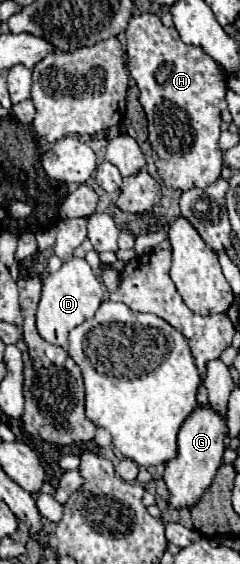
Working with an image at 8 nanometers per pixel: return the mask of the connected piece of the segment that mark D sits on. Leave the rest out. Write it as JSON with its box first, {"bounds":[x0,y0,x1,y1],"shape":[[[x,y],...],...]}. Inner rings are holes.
{"bounds":[37,259,103,347],"shape":[[[71,259],[61,265],[59,271],[45,275],[43,295],[37,309],[37,329],[39,335],[53,343],[67,347],[67,335],[71,329],[93,317],[103,301],[103,285],[95,277],[91,265],[85,259]]]}

